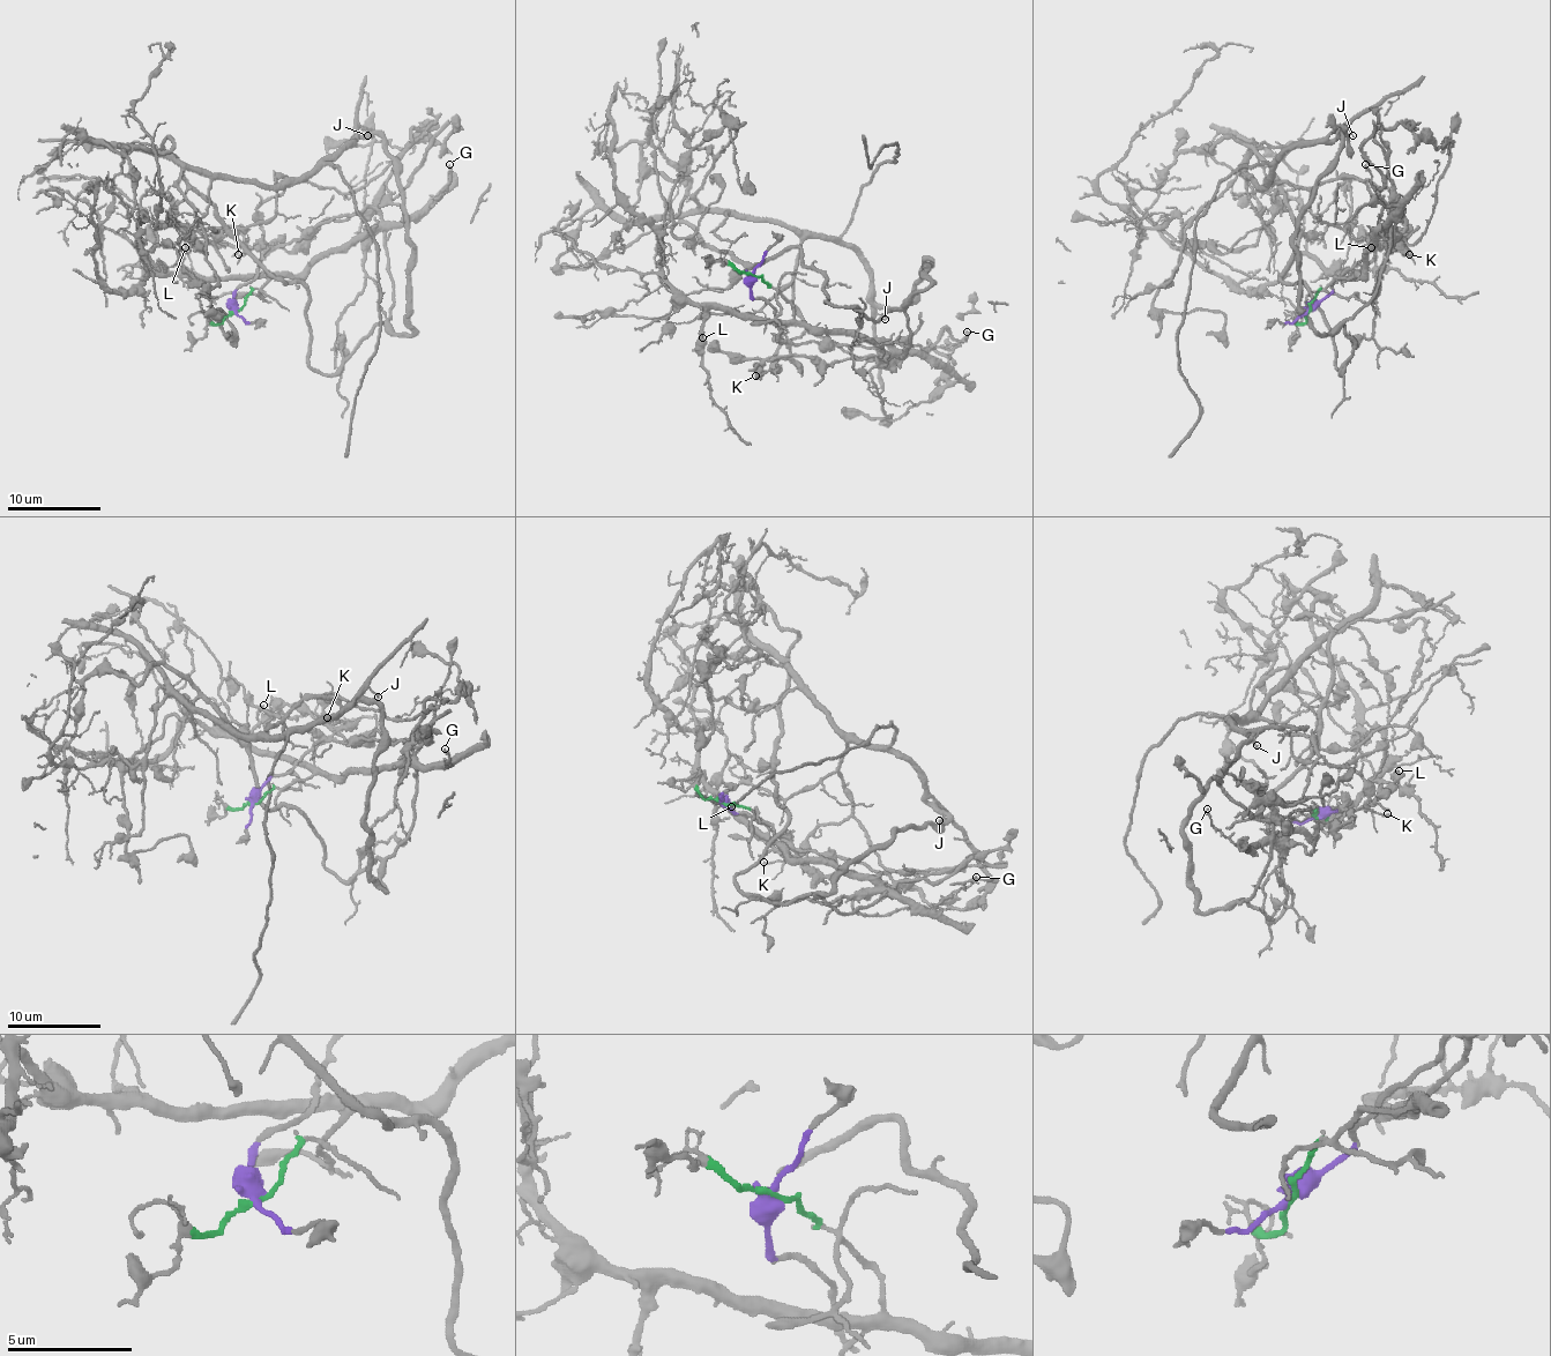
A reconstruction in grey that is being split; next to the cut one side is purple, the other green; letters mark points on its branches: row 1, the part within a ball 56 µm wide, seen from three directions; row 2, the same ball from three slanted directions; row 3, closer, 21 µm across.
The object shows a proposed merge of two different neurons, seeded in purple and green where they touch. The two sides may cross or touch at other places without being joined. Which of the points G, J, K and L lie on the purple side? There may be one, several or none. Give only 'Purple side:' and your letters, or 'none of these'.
Purple side: J, K

